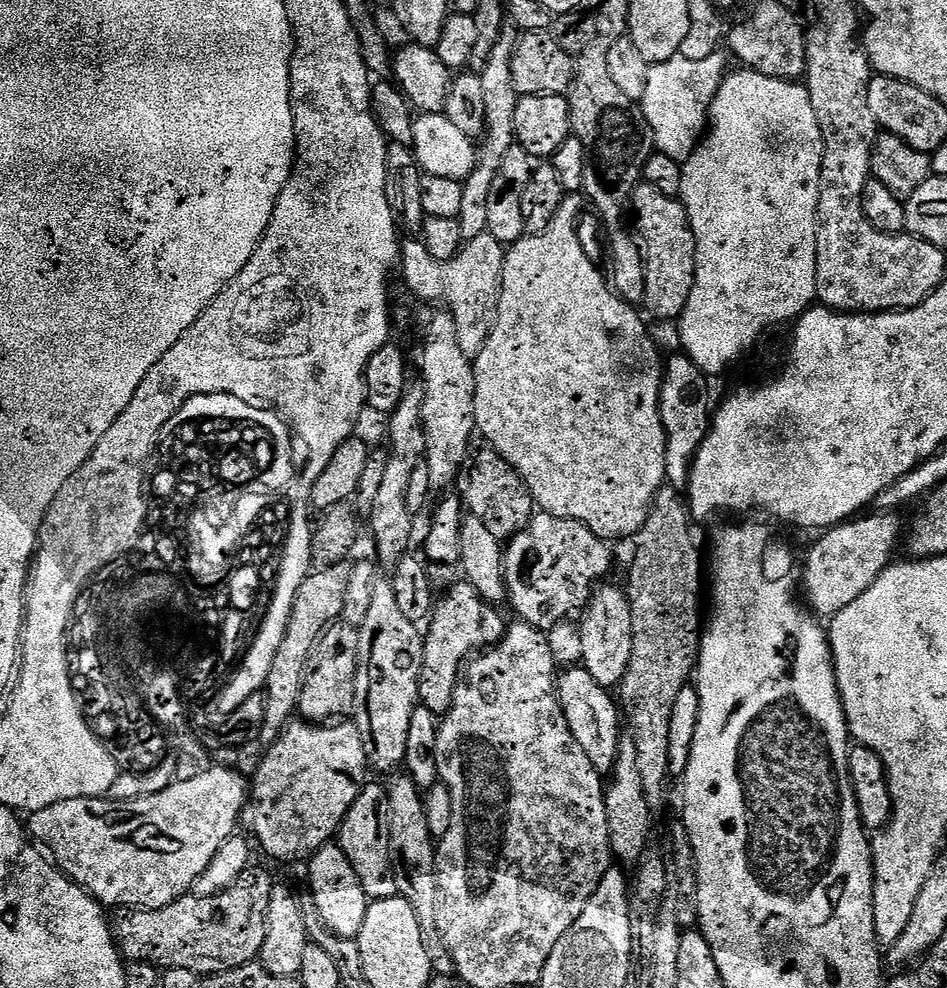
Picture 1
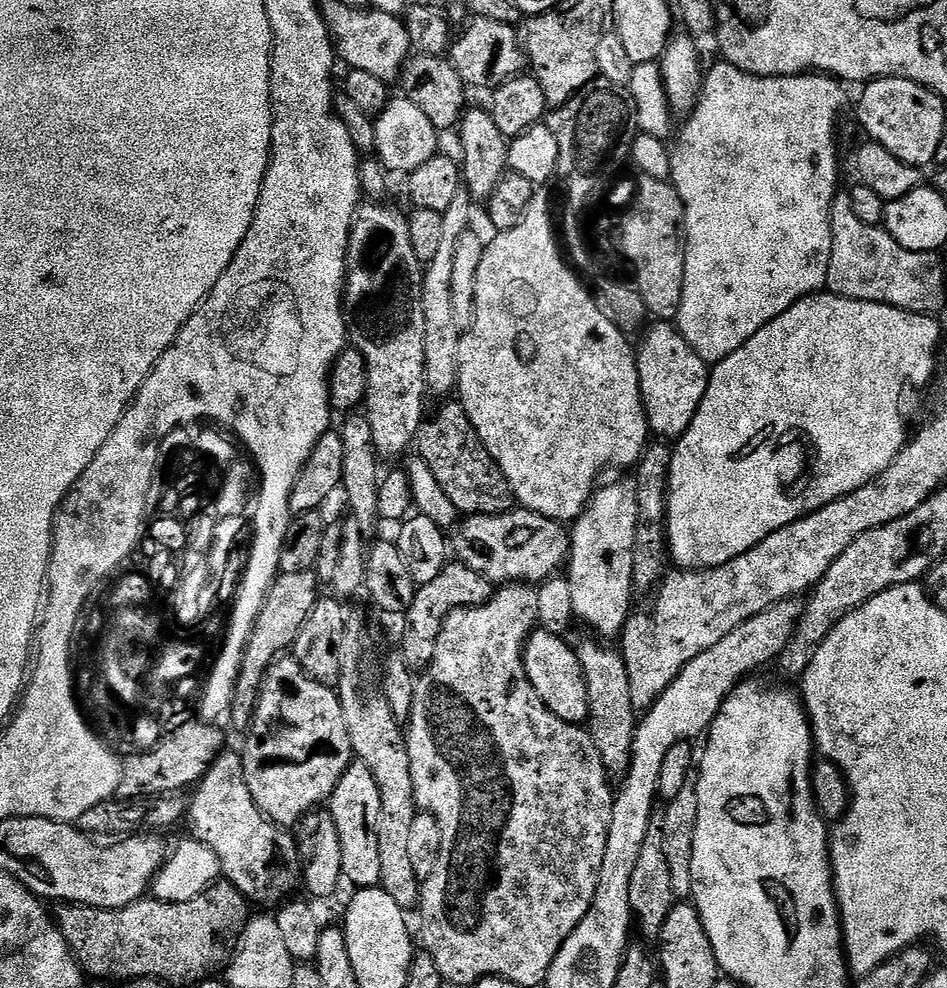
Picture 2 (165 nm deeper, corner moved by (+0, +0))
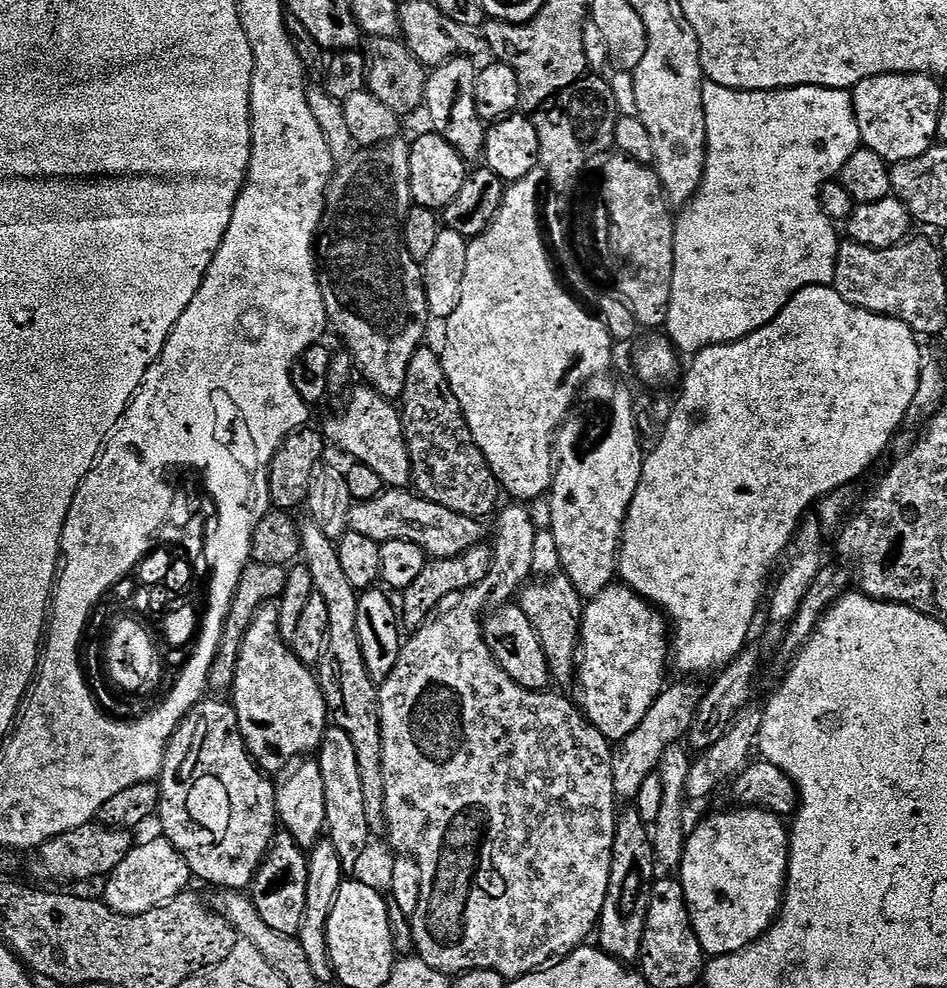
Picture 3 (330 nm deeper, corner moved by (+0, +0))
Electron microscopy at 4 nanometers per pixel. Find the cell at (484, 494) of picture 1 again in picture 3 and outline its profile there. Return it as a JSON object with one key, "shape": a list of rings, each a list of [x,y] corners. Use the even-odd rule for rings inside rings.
{"shape":[[[420,347],[410,358],[400,414],[412,463],[412,484],[419,495],[446,506],[446,510],[477,518],[491,517],[501,503],[501,486],[470,434],[464,411],[444,373],[440,352],[428,347]]]}

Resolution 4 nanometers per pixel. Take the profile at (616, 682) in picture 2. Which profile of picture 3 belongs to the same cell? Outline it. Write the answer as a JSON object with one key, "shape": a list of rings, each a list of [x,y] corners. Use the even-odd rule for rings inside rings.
{"shape":[[[563,574],[529,582],[520,589],[518,603],[526,618],[530,618],[530,626],[538,634],[538,642],[542,642],[542,650],[546,654],[548,674],[562,687],[573,687],[578,676],[578,653],[580,650],[580,620],[584,617],[585,601],[579,590]]]}

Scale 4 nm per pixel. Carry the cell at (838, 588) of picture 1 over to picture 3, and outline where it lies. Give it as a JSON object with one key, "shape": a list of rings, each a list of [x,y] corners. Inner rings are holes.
{"shape":[[[669,683],[654,702],[654,706],[650,706],[646,718],[642,718],[640,725],[626,739],[615,745],[612,754],[614,790],[621,801],[635,801],[642,782],[646,782],[646,778],[650,778],[650,774],[659,769],[666,746],[683,741],[687,737],[696,717],[701,695],[701,689],[696,689],[692,684]]]}

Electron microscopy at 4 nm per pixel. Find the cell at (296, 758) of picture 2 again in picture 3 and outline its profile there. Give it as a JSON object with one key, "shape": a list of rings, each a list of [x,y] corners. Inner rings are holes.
{"shape":[[[276,602],[263,604],[256,611],[250,628],[246,630],[246,638],[242,638],[242,650],[238,654],[230,703],[238,714],[238,726],[248,753],[261,772],[283,773],[293,762],[319,753],[320,743],[324,741],[324,735],[330,727],[328,703],[320,689],[317,673],[295,656],[290,644],[279,633],[279,606]]]}

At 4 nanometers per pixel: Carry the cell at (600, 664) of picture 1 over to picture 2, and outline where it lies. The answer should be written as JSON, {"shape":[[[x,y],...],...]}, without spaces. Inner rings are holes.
{"shape":[[[631,479],[620,480],[617,484],[608,484],[604,489],[593,491],[592,499],[588,501],[588,507],[584,509],[581,514],[571,525],[570,528],[570,555],[566,565],[566,579],[570,586],[571,601],[573,602],[573,610],[575,612],[575,619],[580,620],[584,624],[589,624],[593,628],[595,635],[600,638],[608,638],[604,636],[619,637],[624,631],[628,617],[634,611],[632,605],[632,592],[634,593],[634,585],[632,579],[634,578],[634,550],[636,549],[636,527],[640,521],[640,507],[638,506],[638,498],[636,497],[636,486]]]}

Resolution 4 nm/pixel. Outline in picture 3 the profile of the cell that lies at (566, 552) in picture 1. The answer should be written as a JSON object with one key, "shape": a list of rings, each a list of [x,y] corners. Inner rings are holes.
{"shape":[[[388,488],[378,498],[353,503],[348,518],[351,531],[365,535],[376,544],[399,540],[414,542],[414,546],[422,546],[422,550],[434,560],[454,558],[466,550],[477,547],[484,536],[484,528],[480,524],[483,523],[475,516],[446,510],[446,506],[438,506],[425,496],[402,488]]]}

